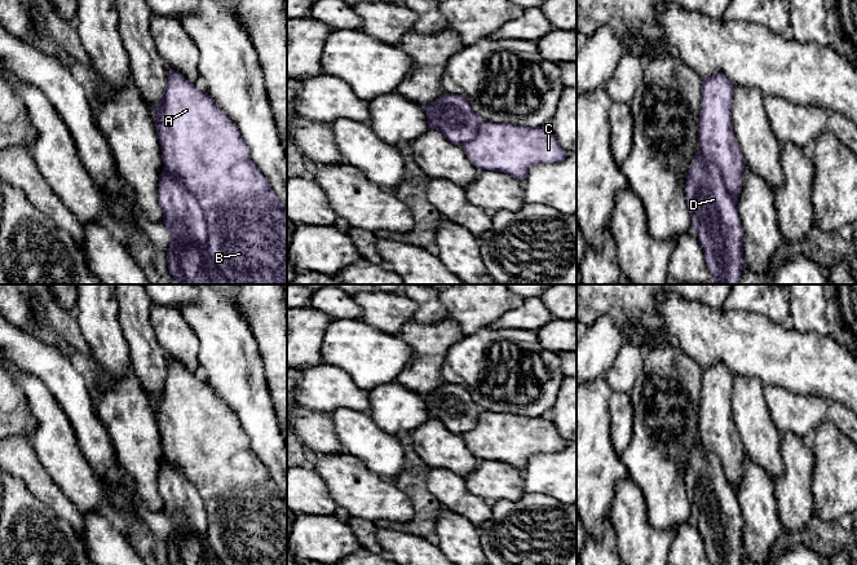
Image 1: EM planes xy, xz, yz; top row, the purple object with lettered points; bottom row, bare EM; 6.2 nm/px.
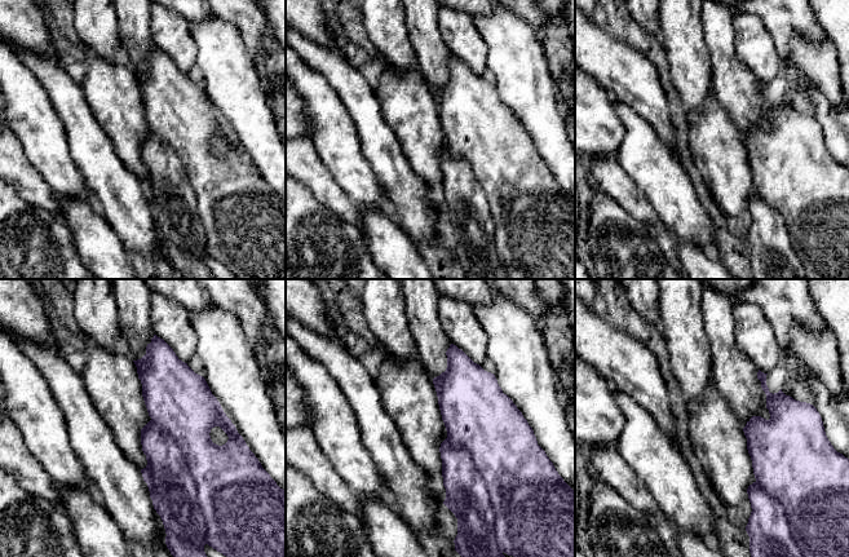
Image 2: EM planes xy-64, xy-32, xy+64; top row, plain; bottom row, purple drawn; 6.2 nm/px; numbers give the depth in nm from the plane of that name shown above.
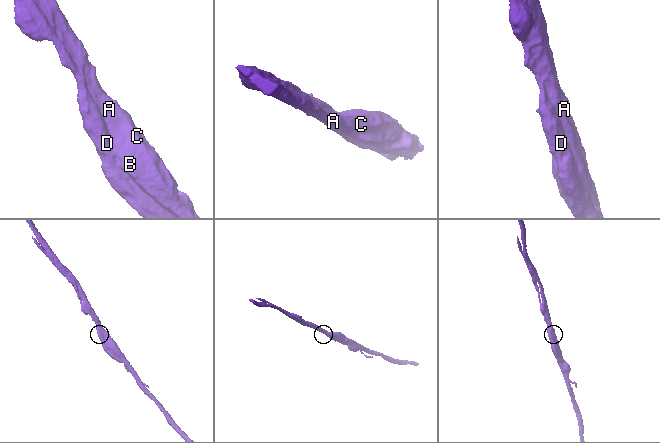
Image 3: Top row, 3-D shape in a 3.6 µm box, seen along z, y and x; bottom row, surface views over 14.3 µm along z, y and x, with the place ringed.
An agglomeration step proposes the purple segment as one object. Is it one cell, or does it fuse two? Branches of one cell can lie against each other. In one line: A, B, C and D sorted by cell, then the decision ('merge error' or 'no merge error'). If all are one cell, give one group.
A B C / D | merge error

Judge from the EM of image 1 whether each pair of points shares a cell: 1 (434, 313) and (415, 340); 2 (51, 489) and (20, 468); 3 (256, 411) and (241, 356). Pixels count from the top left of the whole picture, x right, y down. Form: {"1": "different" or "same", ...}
{"1": "different", "2": "same", "3": "same"}

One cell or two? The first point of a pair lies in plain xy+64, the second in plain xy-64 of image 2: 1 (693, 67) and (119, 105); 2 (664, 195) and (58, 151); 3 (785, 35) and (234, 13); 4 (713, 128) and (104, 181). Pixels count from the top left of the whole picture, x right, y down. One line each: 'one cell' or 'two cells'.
1: two cells
2: one cell
3: two cells
4: two cells

